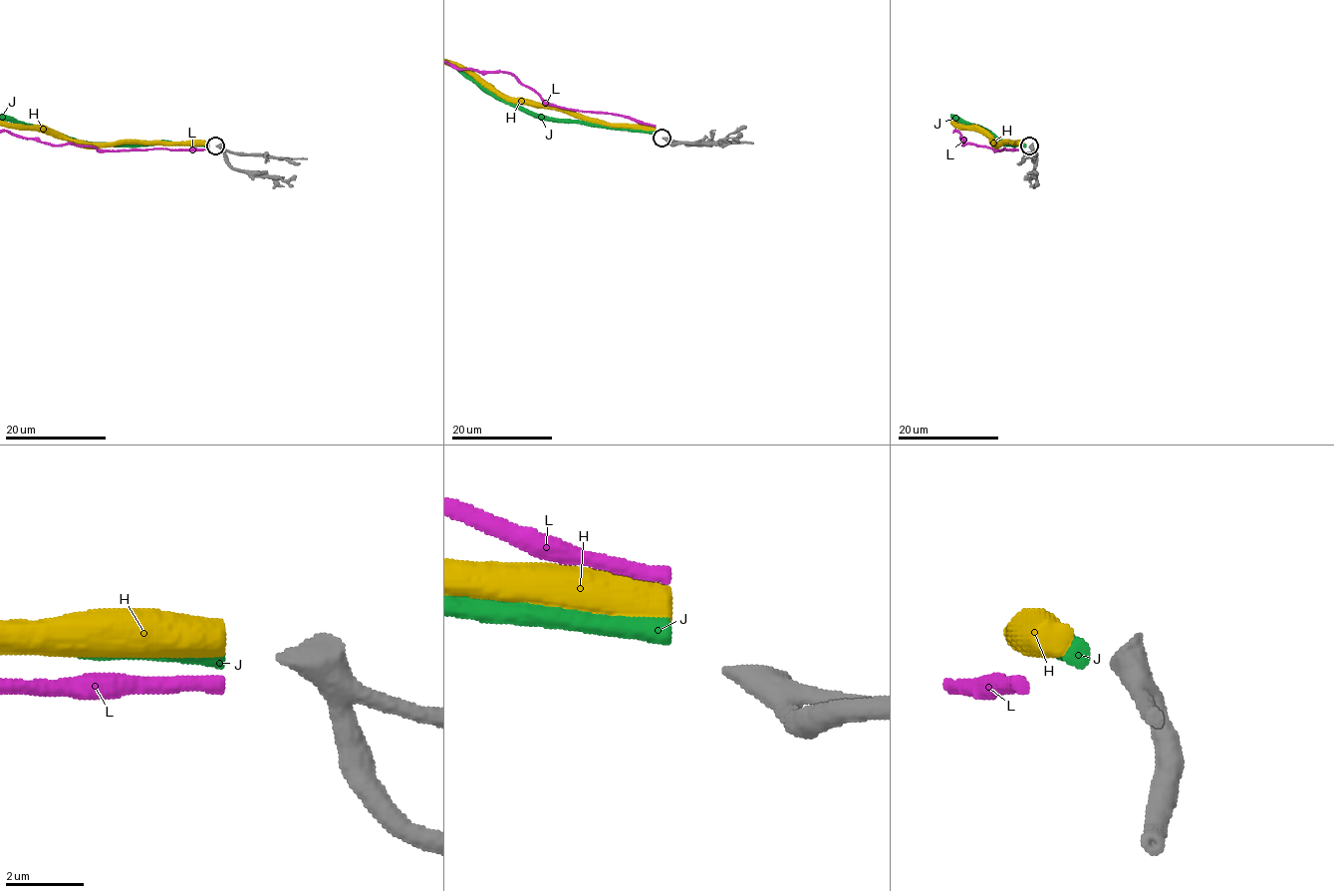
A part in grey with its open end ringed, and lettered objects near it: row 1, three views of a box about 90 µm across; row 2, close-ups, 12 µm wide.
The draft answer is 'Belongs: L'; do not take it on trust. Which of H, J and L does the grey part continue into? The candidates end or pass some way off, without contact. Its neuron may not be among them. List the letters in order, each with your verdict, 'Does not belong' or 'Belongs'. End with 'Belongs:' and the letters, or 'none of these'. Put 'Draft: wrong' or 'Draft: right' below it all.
H: Does not belong
J: Does not belong
L: Does not belong
Belongs: none of these
Draft: wrong

